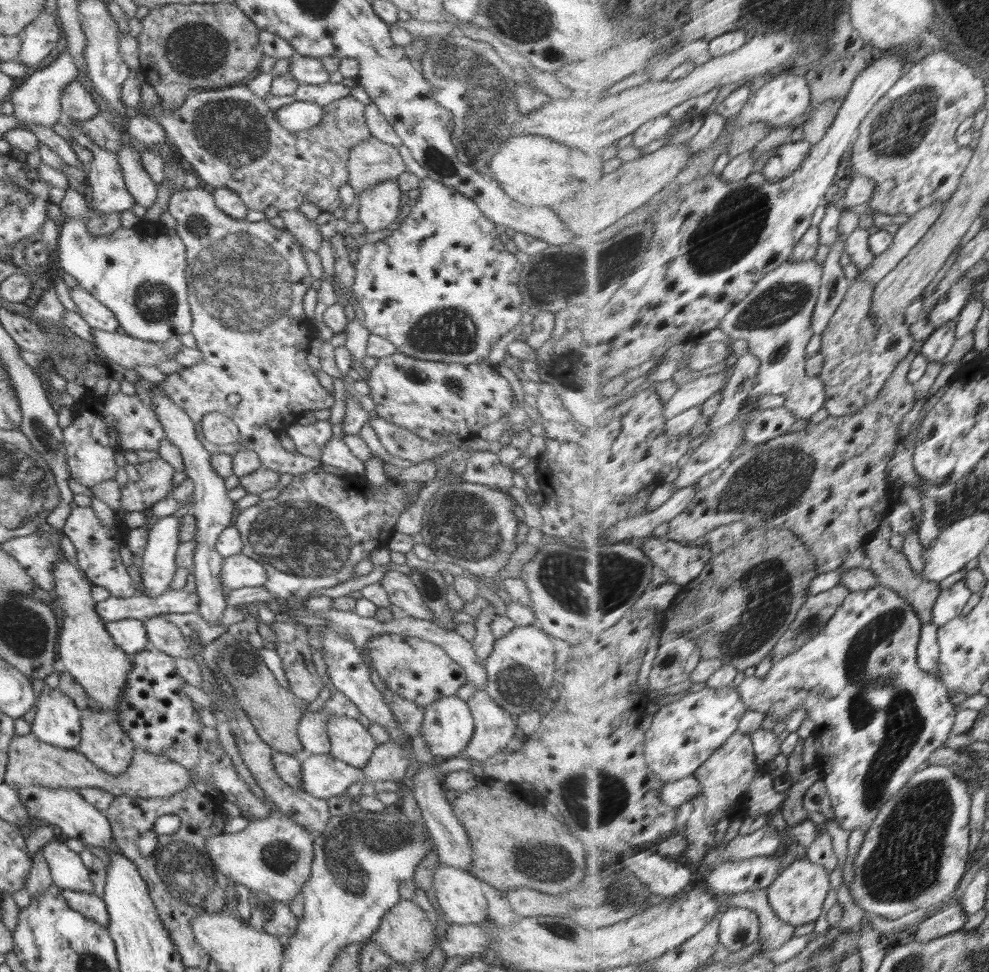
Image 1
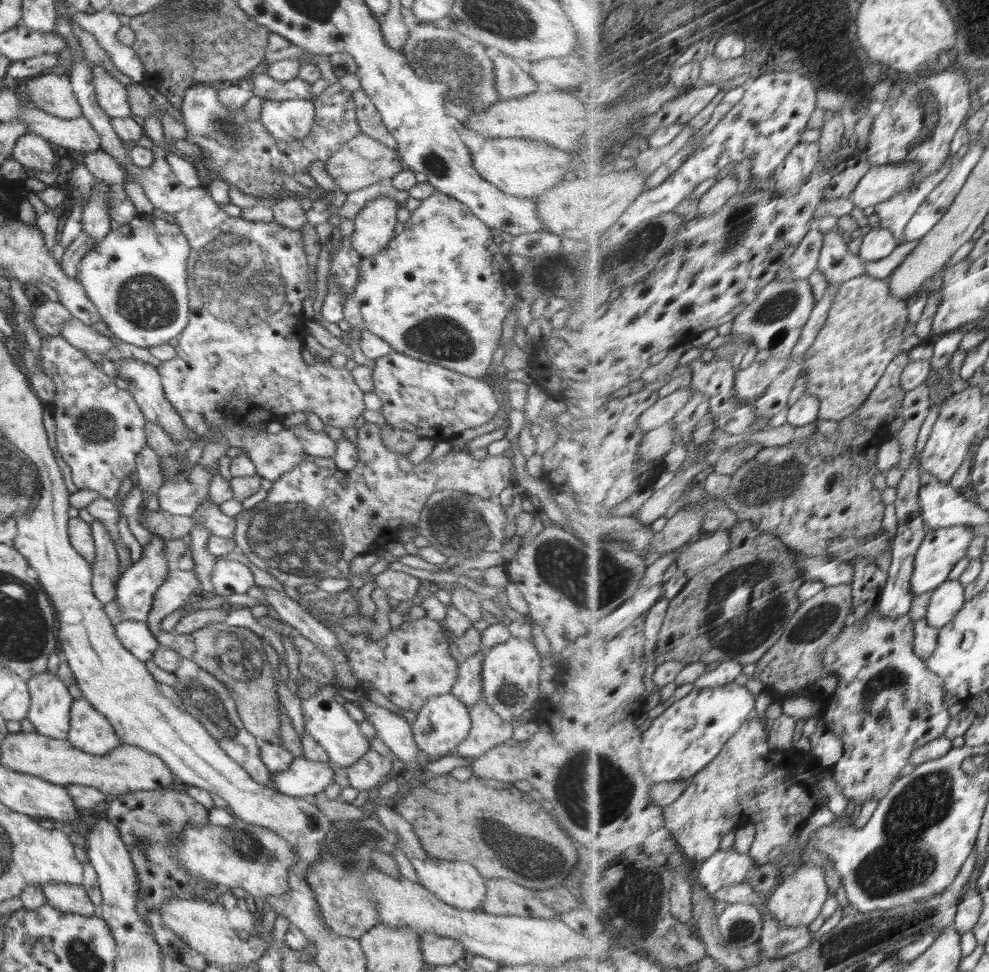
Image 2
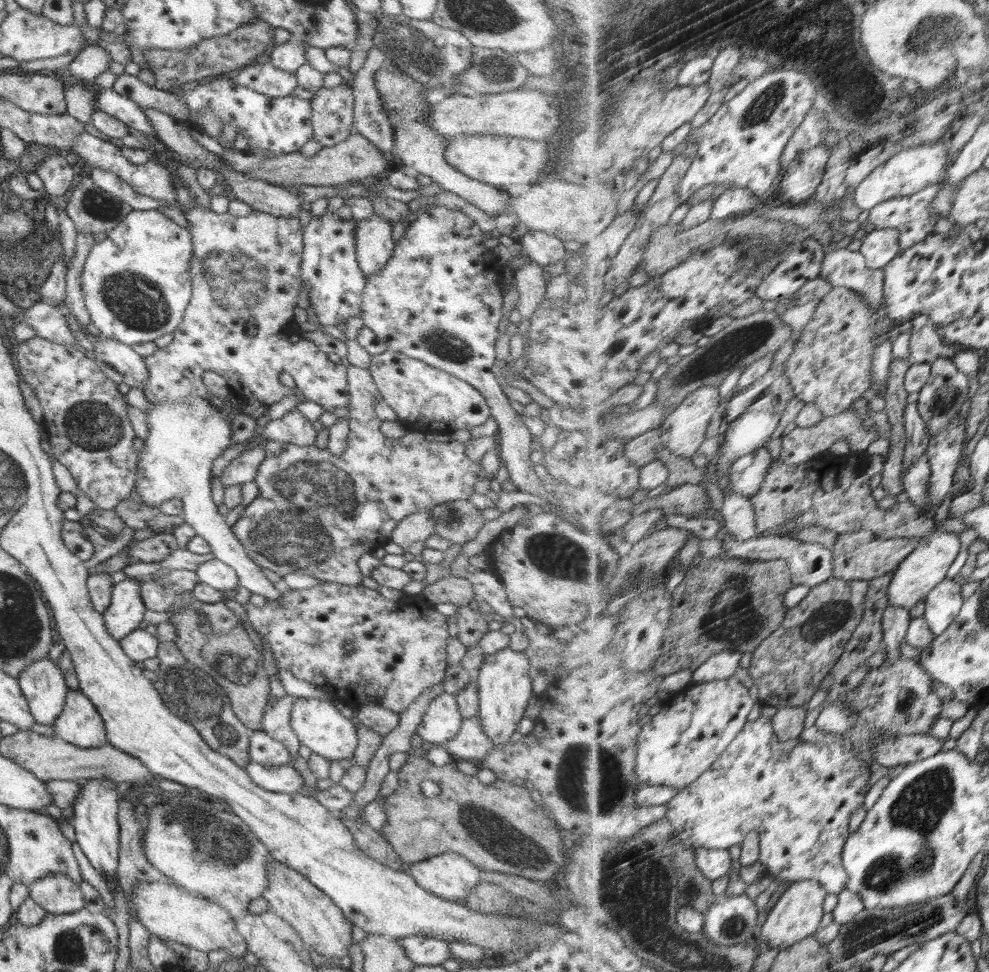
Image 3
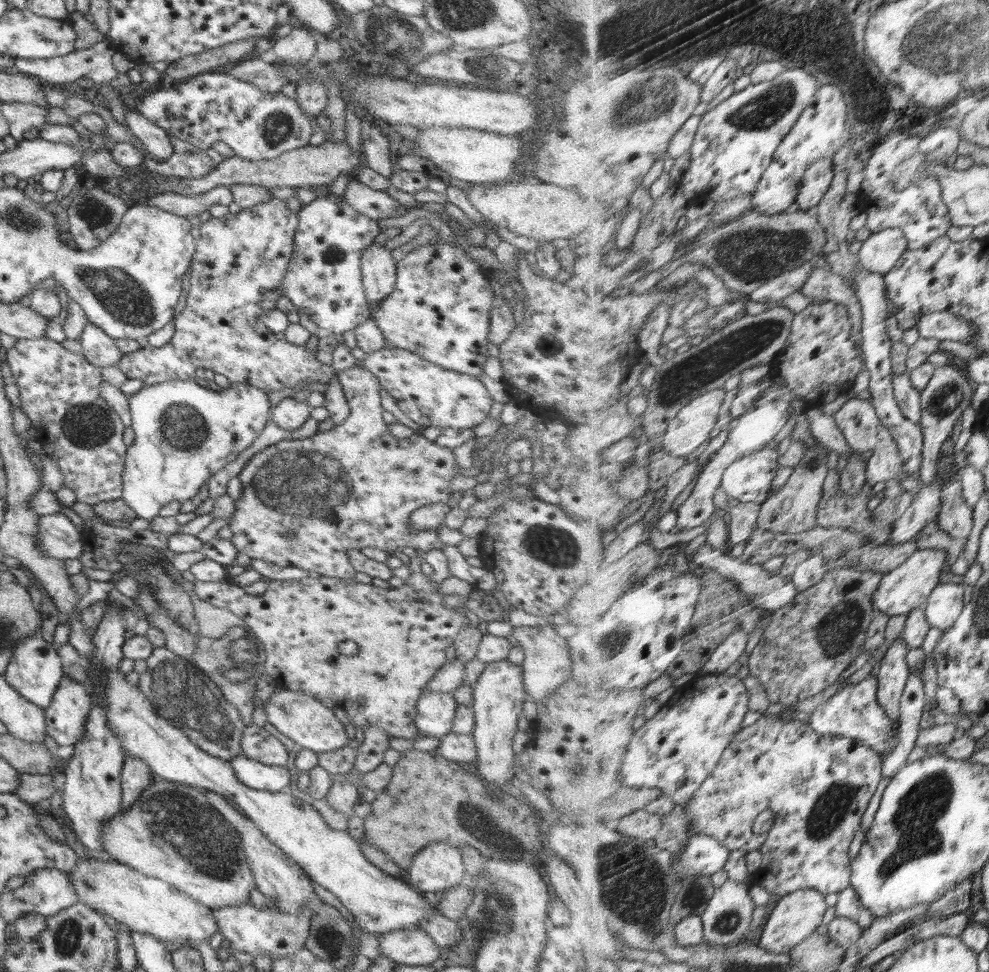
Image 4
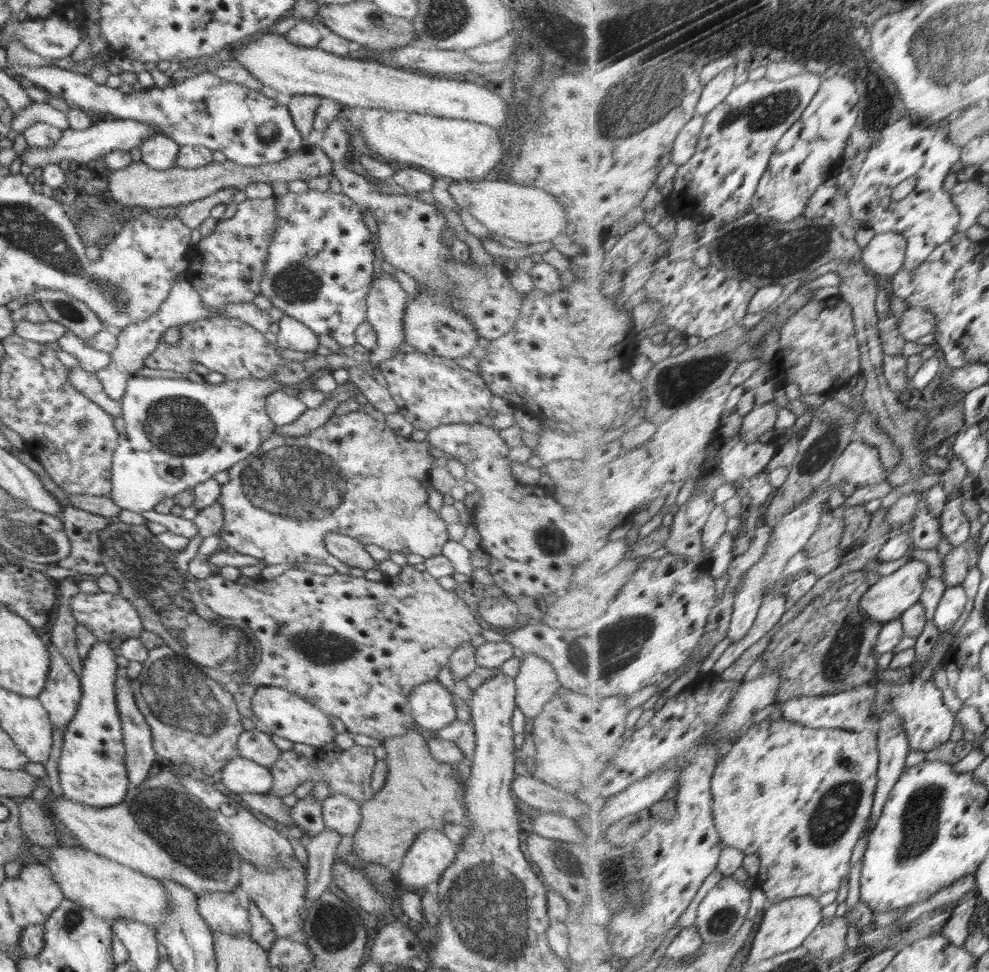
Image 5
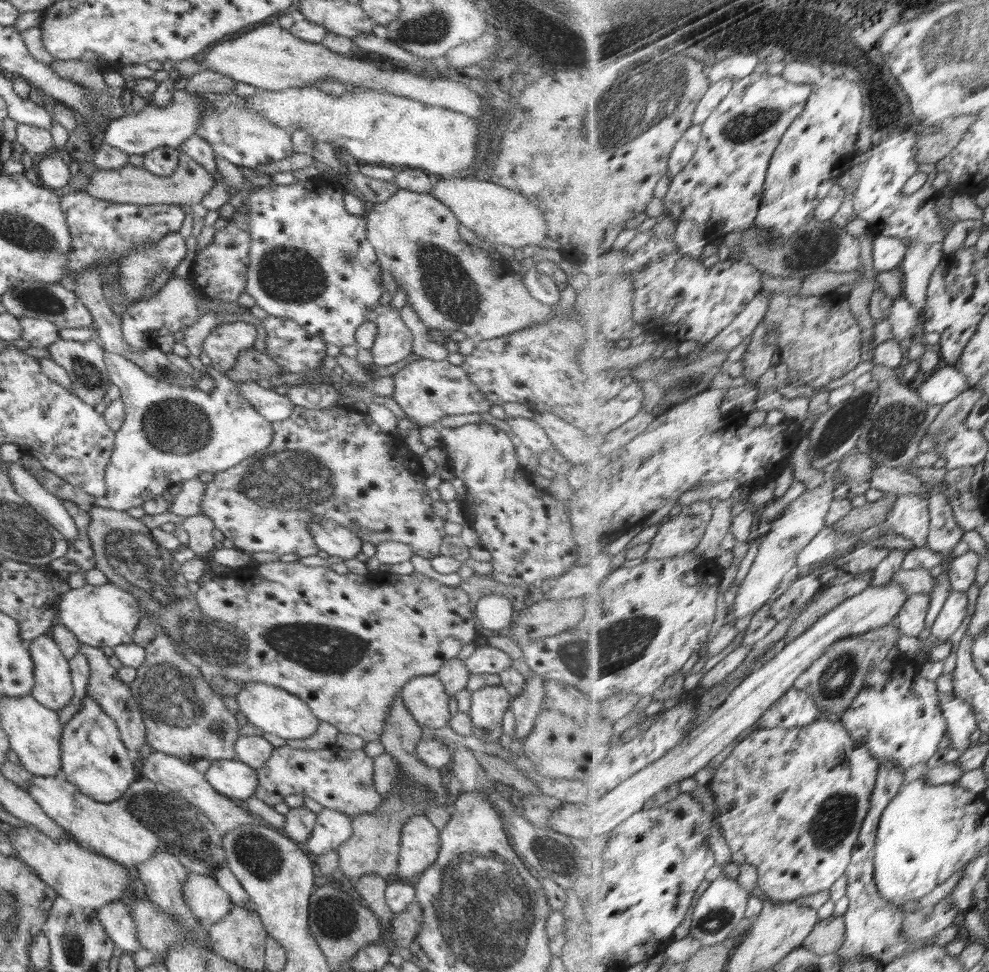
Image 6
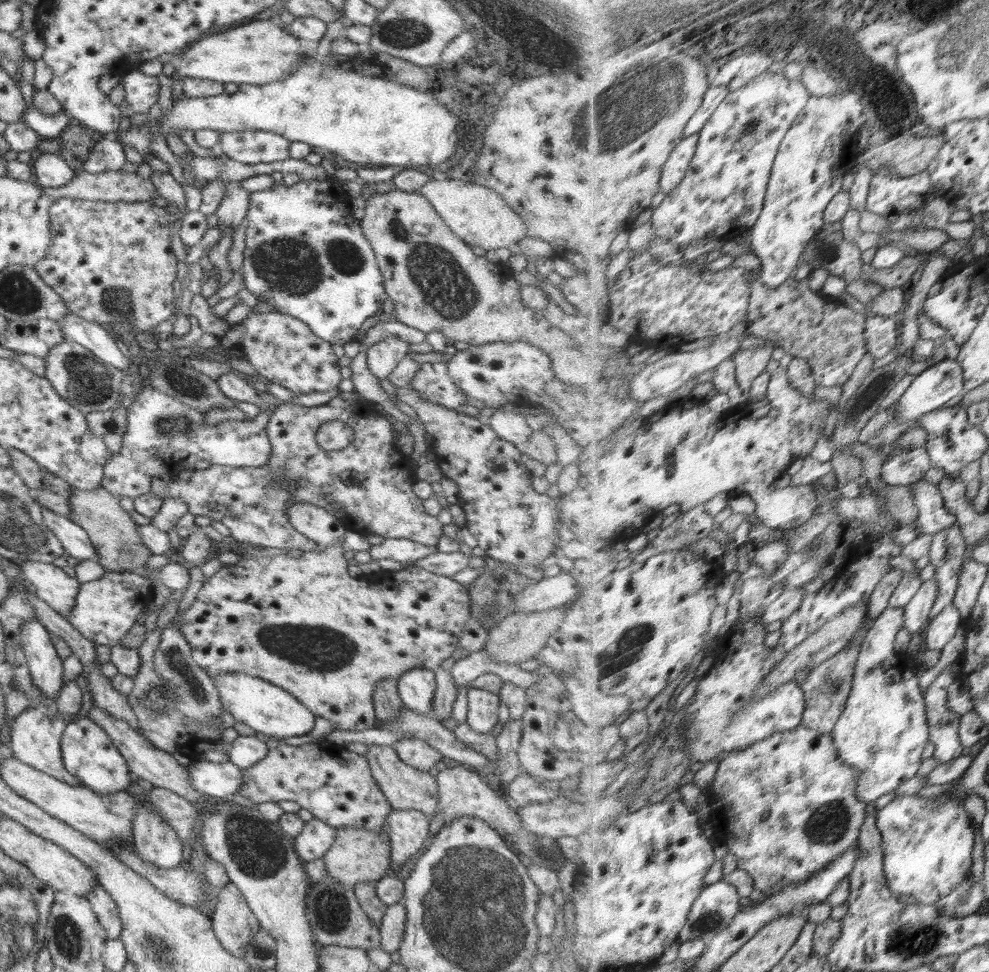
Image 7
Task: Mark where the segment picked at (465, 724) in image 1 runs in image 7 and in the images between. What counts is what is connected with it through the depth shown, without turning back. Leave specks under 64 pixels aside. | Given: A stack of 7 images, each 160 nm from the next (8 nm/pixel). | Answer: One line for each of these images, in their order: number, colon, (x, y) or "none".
2: (443, 722)
3: (442, 721)
4: (435, 711)
5: (431, 704)
6: (424, 696)
7: (416, 687)

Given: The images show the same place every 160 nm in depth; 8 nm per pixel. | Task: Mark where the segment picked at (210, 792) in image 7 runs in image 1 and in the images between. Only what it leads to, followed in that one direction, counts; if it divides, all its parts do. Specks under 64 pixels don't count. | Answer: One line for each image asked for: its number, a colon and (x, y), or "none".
1: (323, 776)
2: (304, 778)
3: (283, 778)
4: (254, 774)
5: (239, 775)
6: (232, 778)

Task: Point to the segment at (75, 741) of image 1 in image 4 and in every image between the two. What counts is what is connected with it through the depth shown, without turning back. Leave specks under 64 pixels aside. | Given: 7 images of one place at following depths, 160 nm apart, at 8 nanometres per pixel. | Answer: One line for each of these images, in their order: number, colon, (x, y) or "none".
2: (49, 711)
3: (43, 684)
4: (35, 670)

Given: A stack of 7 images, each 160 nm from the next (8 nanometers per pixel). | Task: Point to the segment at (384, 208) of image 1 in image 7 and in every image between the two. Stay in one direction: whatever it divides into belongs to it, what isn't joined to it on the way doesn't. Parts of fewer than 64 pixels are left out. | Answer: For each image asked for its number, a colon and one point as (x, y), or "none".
2: (374, 224)
3: (373, 243)
4: (378, 268)
5: (386, 300)
6: (393, 342)
7: (382, 358)

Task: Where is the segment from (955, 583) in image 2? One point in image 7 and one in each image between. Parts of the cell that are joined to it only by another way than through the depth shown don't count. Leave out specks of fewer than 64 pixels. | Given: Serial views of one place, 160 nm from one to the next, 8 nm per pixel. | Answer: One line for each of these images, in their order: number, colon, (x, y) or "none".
3: (944, 604)
4: (946, 604)
5: (953, 603)
6: (954, 614)
7: (944, 627)

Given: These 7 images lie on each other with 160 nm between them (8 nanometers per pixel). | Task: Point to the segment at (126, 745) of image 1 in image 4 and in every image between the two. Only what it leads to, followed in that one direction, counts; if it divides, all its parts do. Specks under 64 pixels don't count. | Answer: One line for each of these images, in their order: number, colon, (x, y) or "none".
2: (89, 731)
3: (79, 723)
4: (65, 718)

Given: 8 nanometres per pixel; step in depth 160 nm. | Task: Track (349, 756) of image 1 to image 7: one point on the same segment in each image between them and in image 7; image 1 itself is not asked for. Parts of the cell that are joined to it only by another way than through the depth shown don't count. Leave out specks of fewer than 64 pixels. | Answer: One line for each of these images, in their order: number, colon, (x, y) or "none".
2: (325, 719)
3: (318, 724)
4: (303, 718)
5: (284, 713)
6: (270, 708)
7: (264, 707)

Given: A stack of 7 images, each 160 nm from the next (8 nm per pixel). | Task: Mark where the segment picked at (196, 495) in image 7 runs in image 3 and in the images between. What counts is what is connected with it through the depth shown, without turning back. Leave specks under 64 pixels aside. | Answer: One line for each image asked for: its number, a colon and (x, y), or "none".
3: (316, 514)
4: (306, 502)
5: (354, 476)
6: (336, 463)

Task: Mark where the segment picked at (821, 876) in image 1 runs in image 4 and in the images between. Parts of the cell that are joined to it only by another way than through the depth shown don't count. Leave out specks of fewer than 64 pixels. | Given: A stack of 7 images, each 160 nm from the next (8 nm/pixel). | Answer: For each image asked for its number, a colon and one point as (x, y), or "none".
2: (800, 898)
3: (798, 914)
4: (798, 915)

